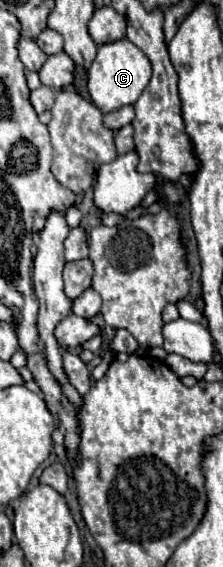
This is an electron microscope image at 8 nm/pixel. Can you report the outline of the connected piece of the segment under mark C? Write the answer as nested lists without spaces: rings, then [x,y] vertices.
[[[118,39],[98,47],[98,55],[88,69],[88,93],[102,113],[110,113],[122,105],[134,105],[144,87],[150,83],[150,59],[128,39]]]

